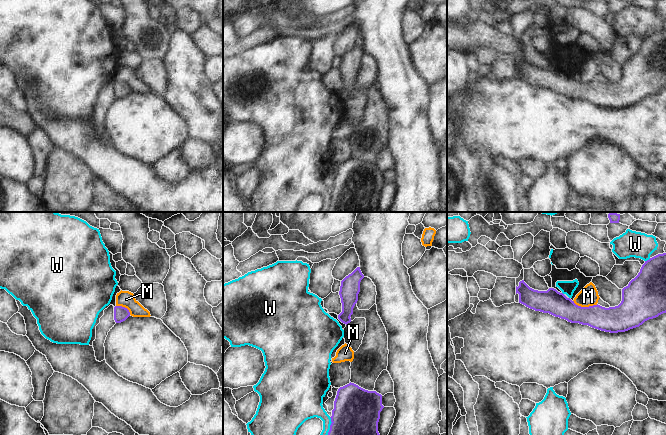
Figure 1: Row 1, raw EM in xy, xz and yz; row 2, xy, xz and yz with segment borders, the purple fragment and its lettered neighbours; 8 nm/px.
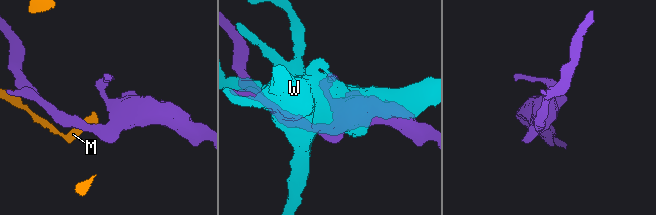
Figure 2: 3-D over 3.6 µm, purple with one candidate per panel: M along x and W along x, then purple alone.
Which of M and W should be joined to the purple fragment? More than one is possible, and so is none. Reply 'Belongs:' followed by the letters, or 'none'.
Belongs: none.

